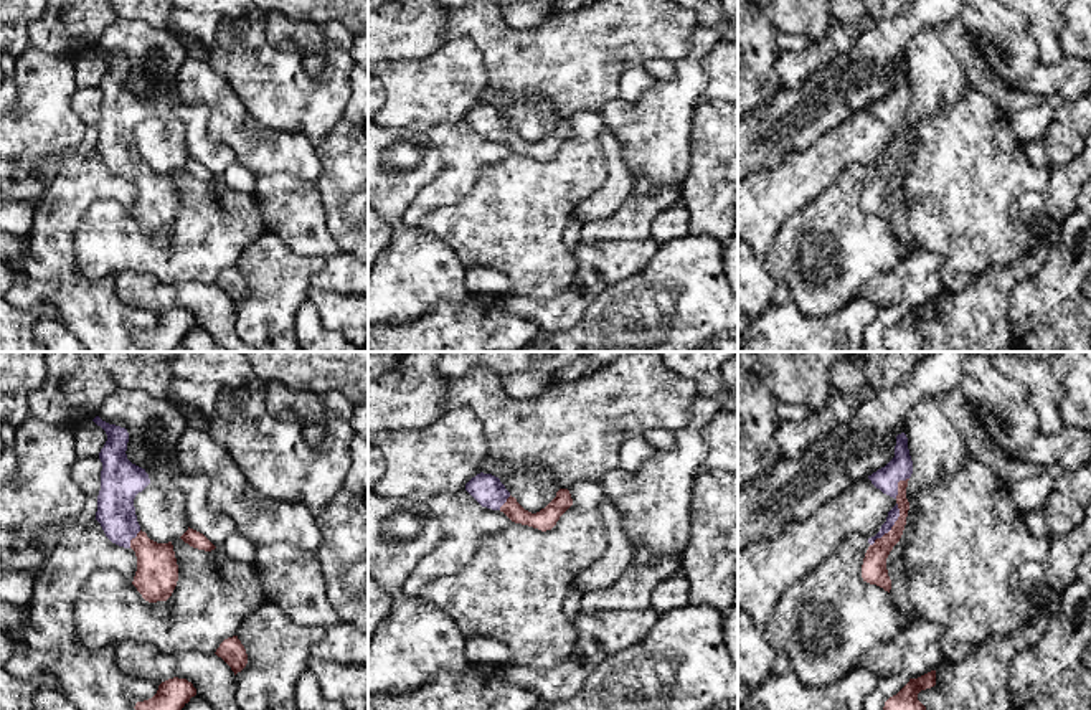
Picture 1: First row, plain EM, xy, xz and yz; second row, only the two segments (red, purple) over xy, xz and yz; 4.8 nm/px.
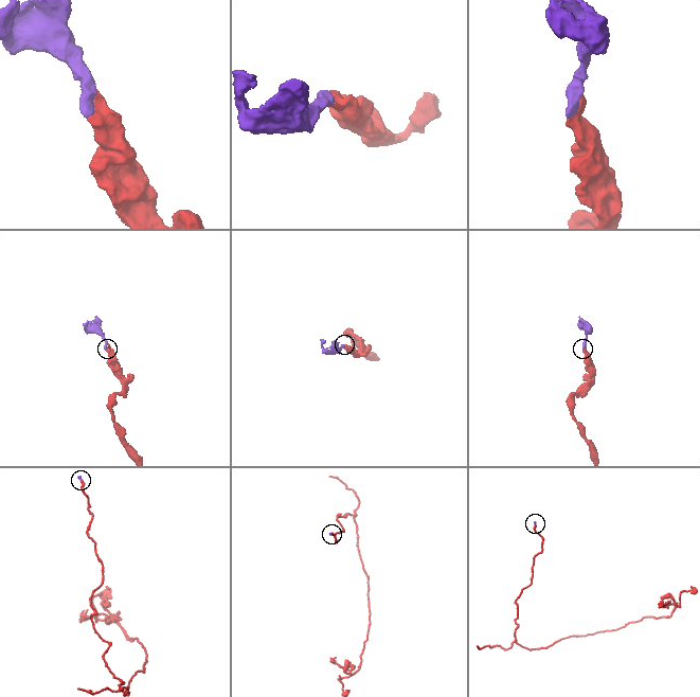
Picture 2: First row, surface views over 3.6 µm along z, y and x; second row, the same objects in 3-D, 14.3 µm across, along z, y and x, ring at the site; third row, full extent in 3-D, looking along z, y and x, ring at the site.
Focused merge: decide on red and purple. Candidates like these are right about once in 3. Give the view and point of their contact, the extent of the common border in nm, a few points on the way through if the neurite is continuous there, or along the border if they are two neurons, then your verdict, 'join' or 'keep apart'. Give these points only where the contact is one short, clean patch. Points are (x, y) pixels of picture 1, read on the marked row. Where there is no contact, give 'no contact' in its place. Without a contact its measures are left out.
yz (893, 525) | 260 nm | join

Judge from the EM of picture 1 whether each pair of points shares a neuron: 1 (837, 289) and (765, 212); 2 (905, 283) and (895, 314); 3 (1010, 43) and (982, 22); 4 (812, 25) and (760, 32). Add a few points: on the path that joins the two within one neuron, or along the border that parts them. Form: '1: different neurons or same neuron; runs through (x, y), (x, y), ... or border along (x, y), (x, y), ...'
1: different neurons; border along (809, 202), (783, 225), (763, 258)
2: different neurons; border along (908, 307), (883, 306), (878, 309)
3: same neuron; runs through (1004, 37), (989, 22)
4: different neurons; border along (766, 17), (774, 27)

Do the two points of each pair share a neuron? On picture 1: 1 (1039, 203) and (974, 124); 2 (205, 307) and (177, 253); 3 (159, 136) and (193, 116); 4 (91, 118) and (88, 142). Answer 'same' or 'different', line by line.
1: different
2: different
3: different
4: same

